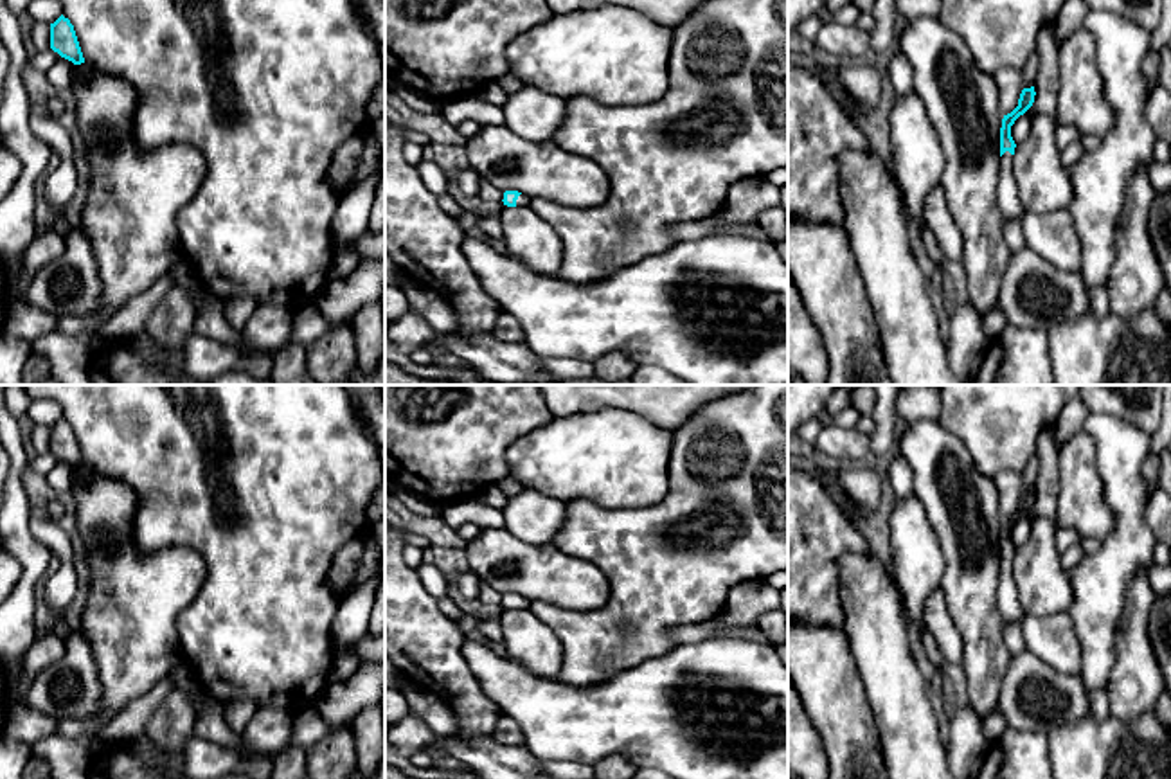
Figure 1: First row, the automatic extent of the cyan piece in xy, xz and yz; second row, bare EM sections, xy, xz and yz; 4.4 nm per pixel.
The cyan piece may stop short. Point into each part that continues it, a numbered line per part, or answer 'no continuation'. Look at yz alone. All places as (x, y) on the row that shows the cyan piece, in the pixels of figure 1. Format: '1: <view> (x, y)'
1: yz (1051, 236)

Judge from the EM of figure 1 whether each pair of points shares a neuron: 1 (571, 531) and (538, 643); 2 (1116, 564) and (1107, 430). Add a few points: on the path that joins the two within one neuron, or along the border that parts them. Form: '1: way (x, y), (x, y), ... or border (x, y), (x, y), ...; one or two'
1: border (529, 608), (558, 639), (563, 662); two
2: way (1125, 531), (1125, 488), (1119, 463); one

